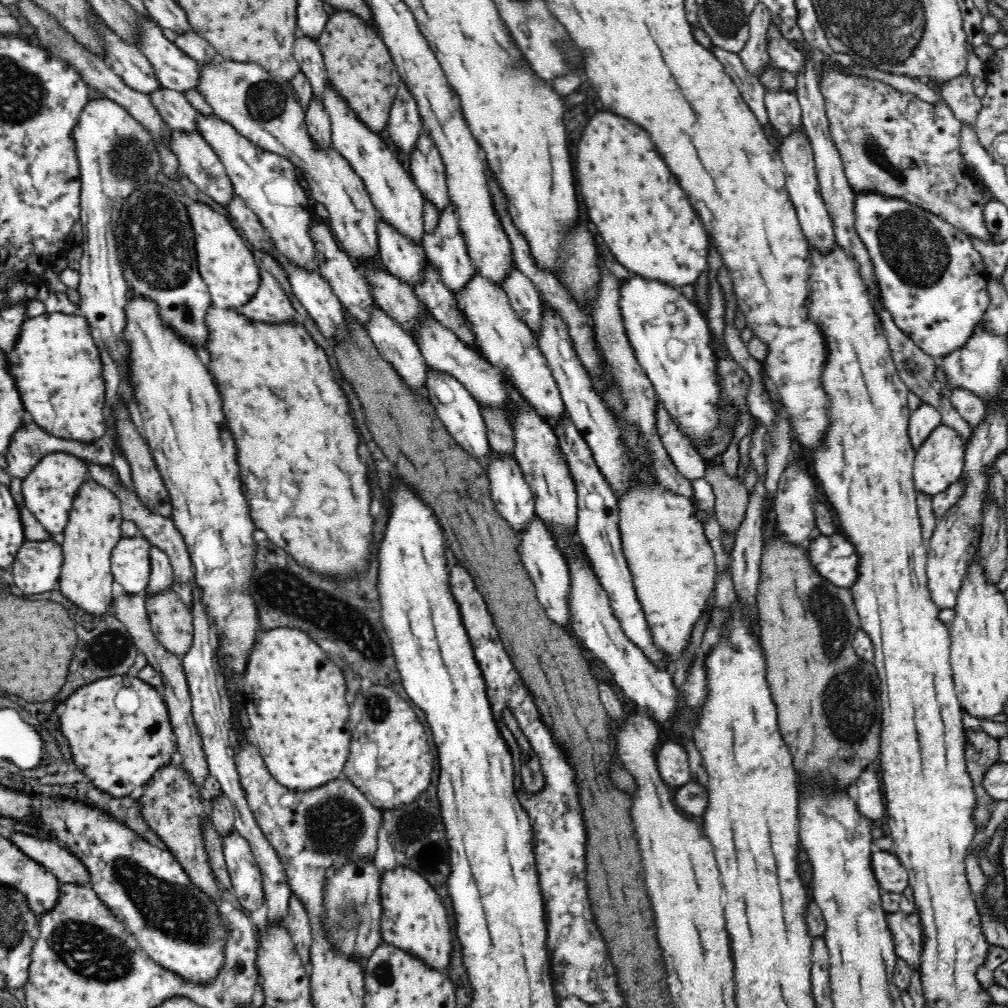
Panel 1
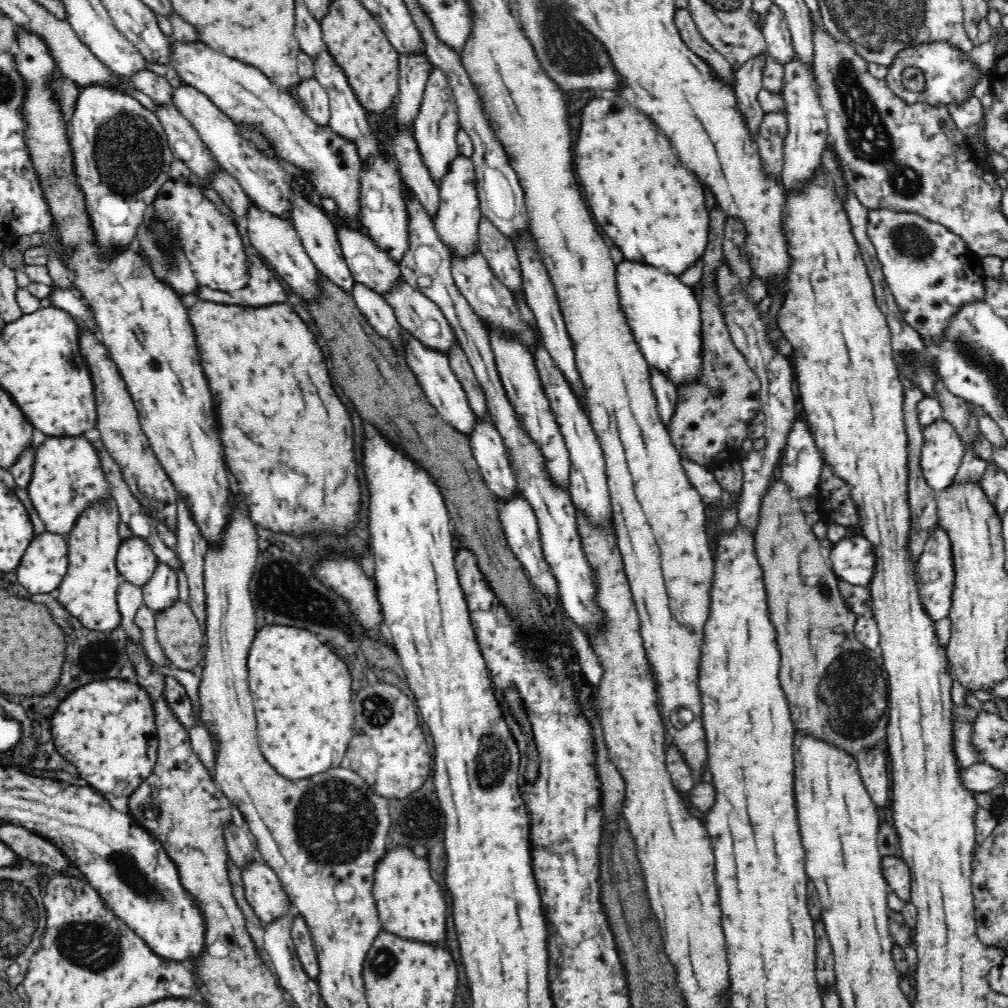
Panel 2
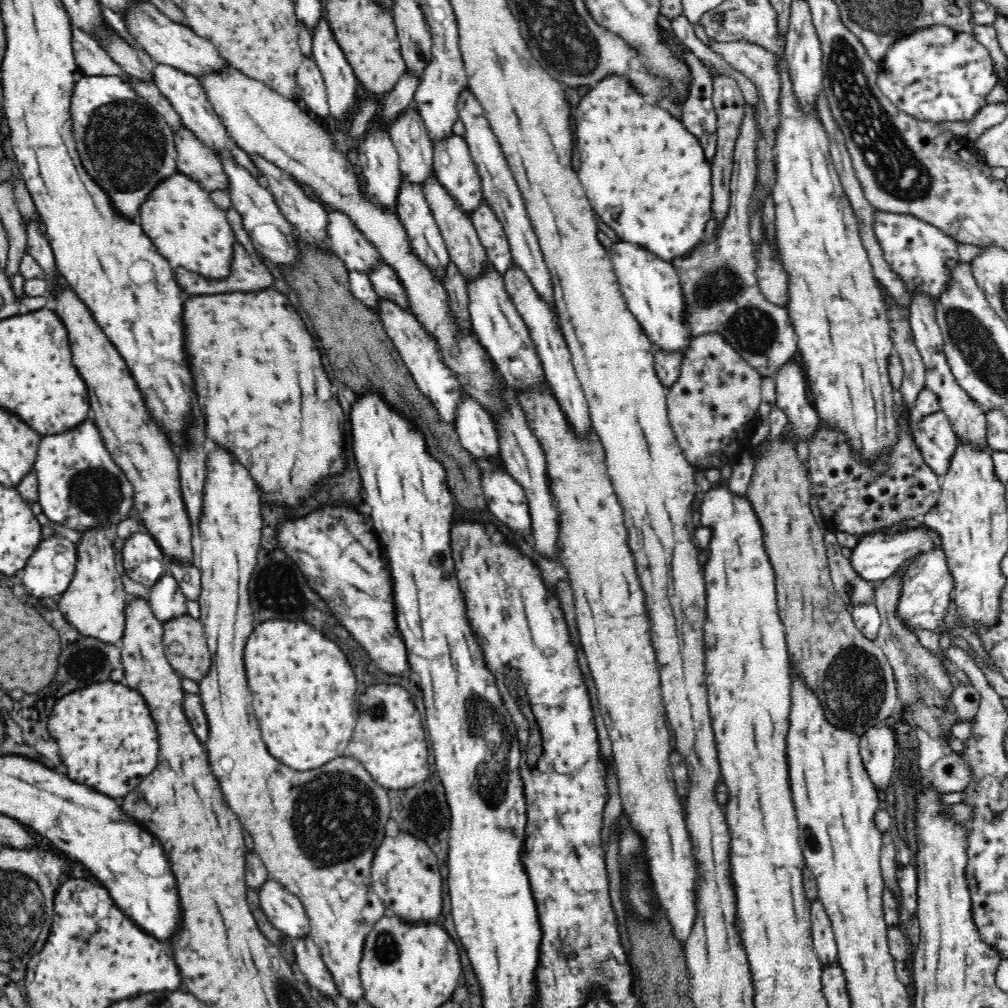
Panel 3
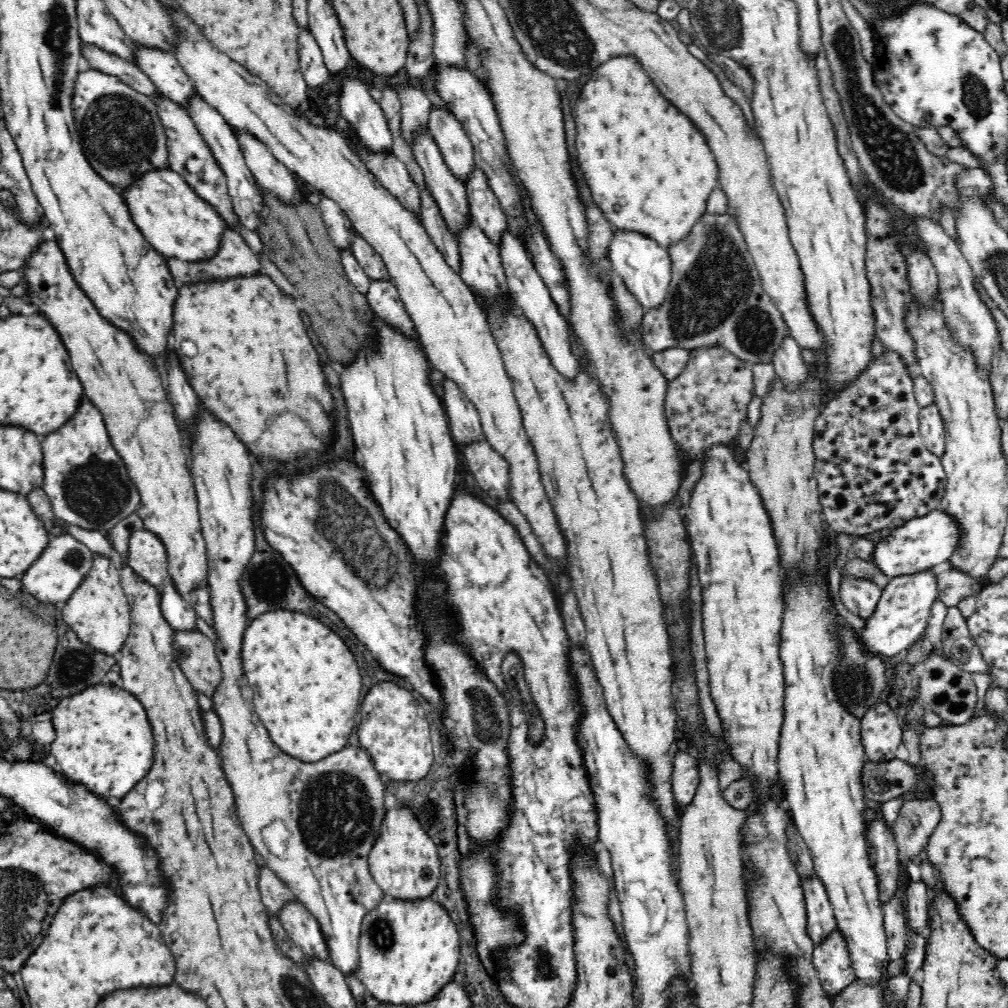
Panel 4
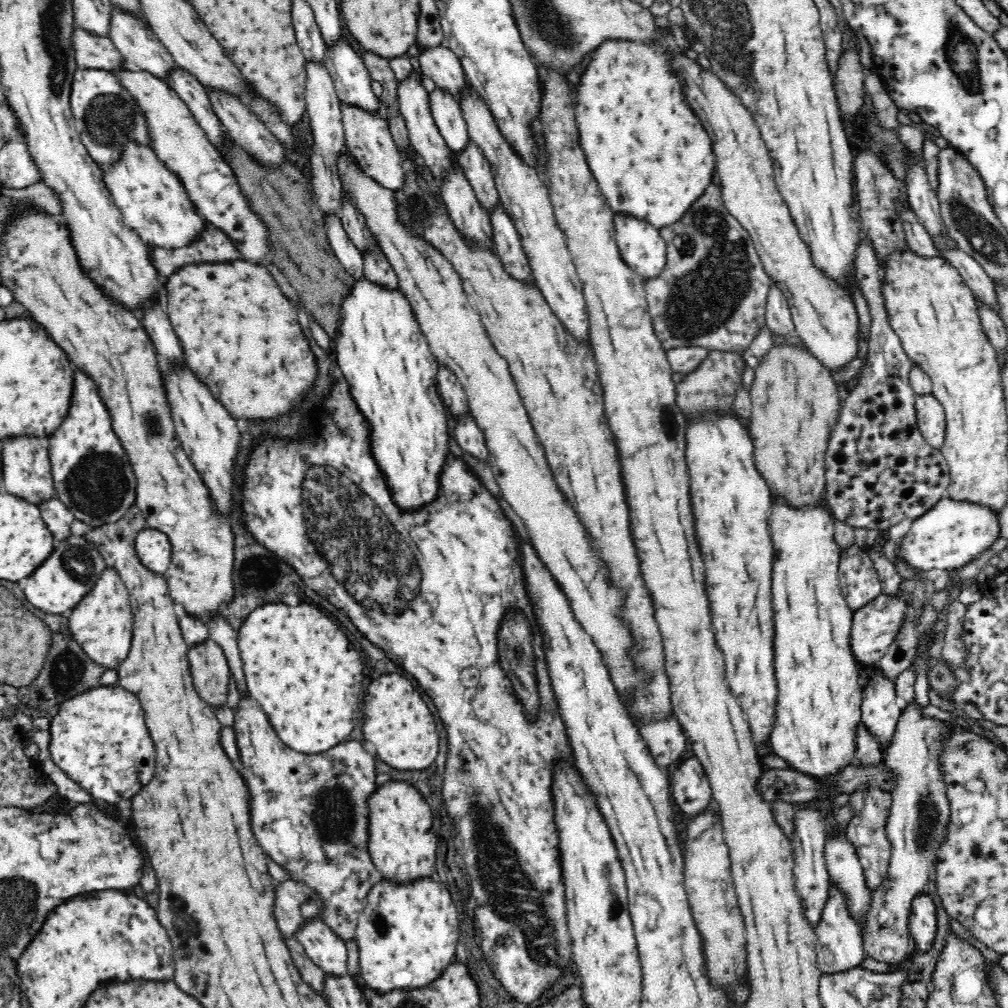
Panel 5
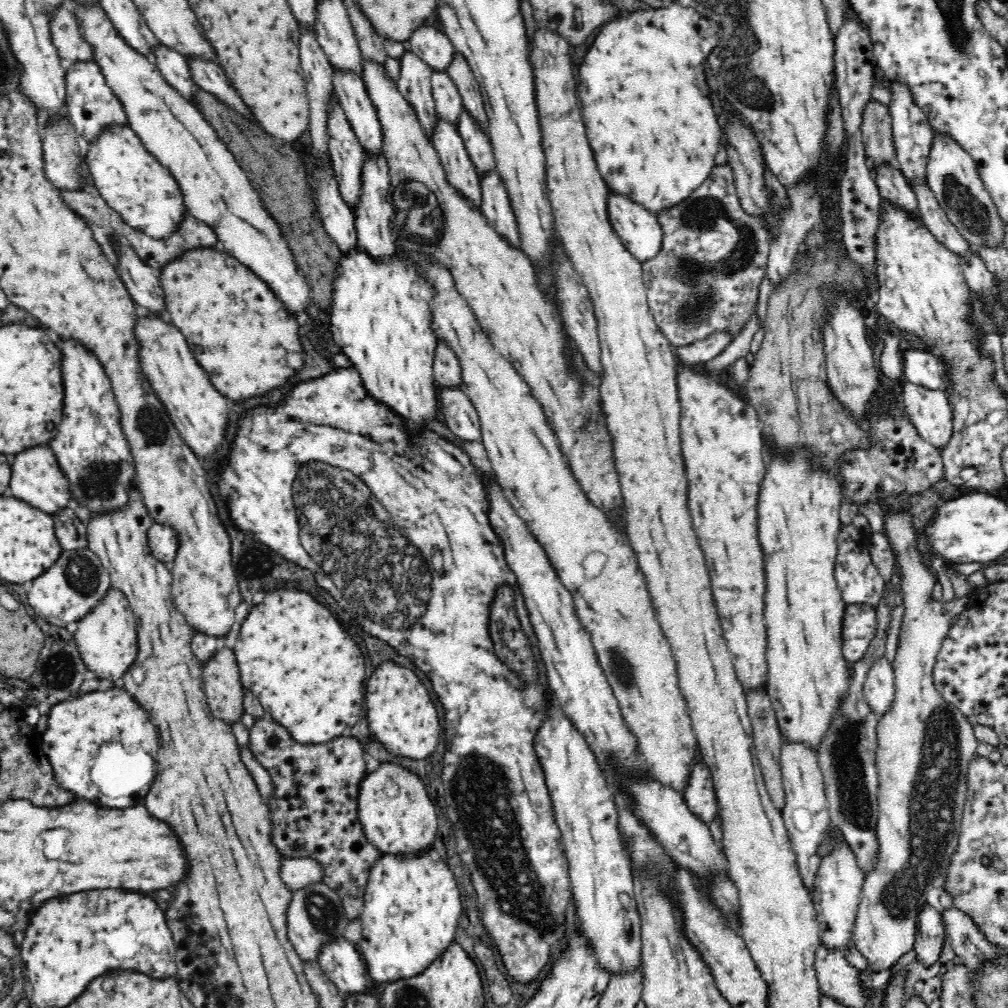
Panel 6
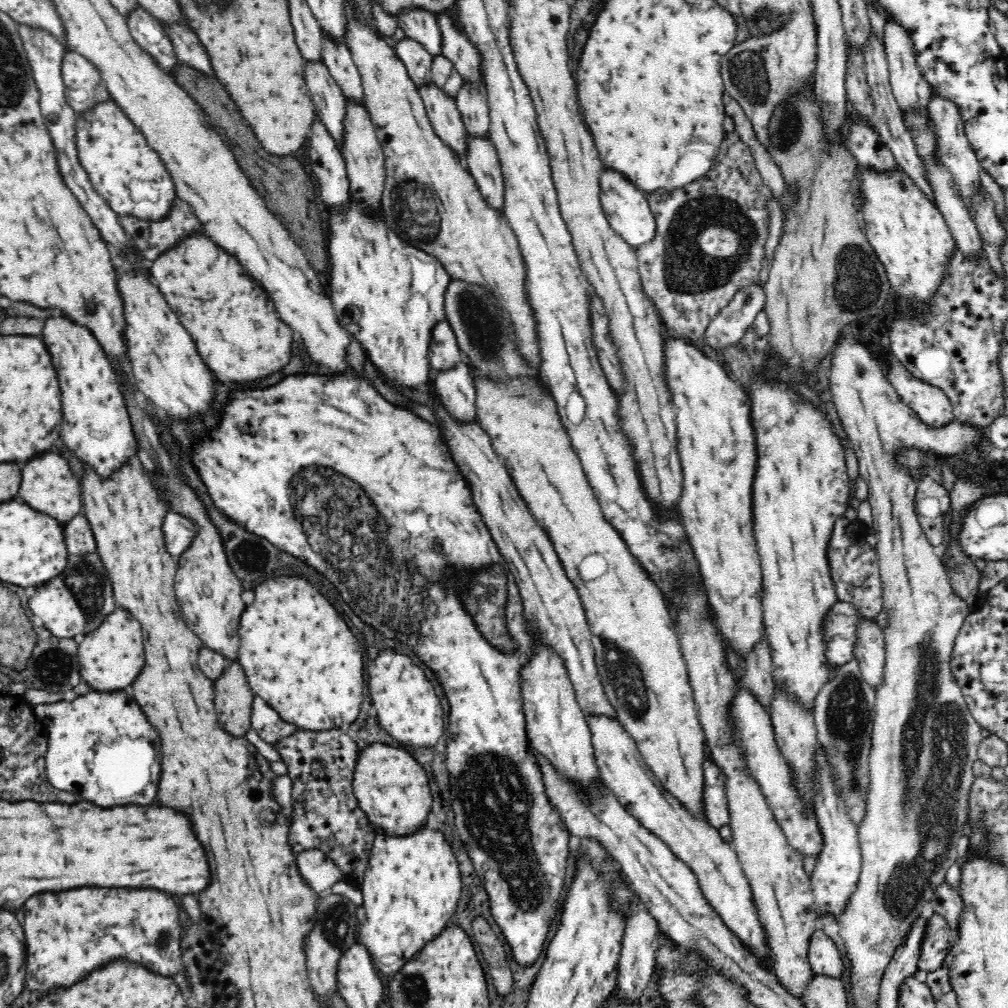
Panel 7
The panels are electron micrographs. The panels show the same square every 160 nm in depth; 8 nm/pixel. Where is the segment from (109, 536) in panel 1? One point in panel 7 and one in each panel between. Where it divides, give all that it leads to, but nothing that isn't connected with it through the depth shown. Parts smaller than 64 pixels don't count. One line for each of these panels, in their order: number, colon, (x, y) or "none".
2: (89, 590)
3: (95, 602)
4: (98, 612)
5: (102, 623)
6: (107, 641)
7: (111, 658)

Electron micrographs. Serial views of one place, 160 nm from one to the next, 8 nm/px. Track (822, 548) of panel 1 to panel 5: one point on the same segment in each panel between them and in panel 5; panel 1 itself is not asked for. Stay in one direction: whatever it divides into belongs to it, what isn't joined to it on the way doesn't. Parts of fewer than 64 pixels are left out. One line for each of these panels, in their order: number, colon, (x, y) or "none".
2: (854, 559)
3: (877, 556)
4: (929, 542)
5: (953, 532)

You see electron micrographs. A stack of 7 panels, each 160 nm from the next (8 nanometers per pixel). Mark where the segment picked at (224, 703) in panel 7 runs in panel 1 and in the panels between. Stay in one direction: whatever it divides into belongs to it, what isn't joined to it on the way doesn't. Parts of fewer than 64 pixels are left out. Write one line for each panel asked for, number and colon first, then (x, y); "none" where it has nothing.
1: (171, 620)
2: (182, 638)
3: (185, 644)
4: (195, 652)
5: (211, 673)
6: (225, 692)

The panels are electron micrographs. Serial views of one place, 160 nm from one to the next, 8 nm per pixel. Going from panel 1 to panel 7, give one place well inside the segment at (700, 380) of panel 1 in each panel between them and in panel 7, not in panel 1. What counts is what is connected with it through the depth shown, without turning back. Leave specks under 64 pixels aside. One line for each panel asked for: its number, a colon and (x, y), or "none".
2: (665, 316)
3: (649, 284)
4: (646, 266)
5: (641, 245)
6: (638, 228)
7: (624, 204)

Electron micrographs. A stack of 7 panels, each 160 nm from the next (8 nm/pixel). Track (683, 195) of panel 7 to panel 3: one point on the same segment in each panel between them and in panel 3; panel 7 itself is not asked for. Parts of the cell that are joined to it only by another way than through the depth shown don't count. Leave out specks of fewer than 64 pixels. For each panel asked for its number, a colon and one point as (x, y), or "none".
3: (720, 291)
4: (715, 299)
5: (712, 292)
6: (706, 276)

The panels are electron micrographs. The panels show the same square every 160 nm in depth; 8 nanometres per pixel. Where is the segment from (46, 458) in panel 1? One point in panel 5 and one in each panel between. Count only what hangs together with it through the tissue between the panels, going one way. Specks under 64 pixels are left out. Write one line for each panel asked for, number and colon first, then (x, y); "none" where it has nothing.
2: (68, 477)
3: (79, 485)
4: (87, 481)
5: (94, 478)

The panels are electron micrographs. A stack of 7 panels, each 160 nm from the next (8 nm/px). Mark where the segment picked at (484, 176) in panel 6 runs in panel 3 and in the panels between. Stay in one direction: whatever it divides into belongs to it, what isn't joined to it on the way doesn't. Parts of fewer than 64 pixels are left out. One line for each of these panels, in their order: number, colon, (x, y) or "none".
3: (541, 317)
4: (528, 290)
5: (507, 242)

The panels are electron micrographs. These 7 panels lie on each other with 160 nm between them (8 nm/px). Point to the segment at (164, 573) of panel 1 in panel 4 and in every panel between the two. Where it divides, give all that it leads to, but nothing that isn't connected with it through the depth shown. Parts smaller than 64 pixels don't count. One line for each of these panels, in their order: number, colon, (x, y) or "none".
2: (160, 593)
3: (167, 601)
4: (179, 612)

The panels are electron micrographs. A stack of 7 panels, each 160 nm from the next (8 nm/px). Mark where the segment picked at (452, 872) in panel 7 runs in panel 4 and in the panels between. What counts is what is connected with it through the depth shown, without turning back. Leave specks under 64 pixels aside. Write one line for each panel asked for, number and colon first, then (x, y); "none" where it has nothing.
4: (408, 948)
5: (407, 933)
6: (411, 908)

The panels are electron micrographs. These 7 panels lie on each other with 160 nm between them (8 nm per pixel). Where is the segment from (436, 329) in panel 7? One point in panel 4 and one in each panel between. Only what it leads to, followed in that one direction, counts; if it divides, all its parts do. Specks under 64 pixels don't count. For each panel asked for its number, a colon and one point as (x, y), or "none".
4: (465, 425)
5: (455, 399)
6: (446, 367)

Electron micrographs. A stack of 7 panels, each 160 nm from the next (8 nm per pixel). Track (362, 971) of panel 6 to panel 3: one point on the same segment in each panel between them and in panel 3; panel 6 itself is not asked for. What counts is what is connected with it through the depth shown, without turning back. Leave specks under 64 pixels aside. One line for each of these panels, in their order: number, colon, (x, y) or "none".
3: (285, 910)
4: (302, 926)
5: (327, 950)

